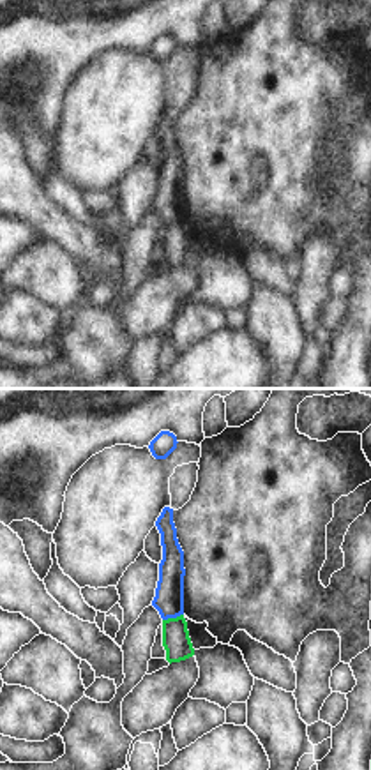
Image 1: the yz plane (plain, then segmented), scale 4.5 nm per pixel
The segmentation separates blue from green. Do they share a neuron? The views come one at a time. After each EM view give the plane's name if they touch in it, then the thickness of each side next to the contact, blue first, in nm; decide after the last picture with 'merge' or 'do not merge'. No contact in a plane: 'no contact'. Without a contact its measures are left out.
contact in yz; calibres 140 and 130 nm

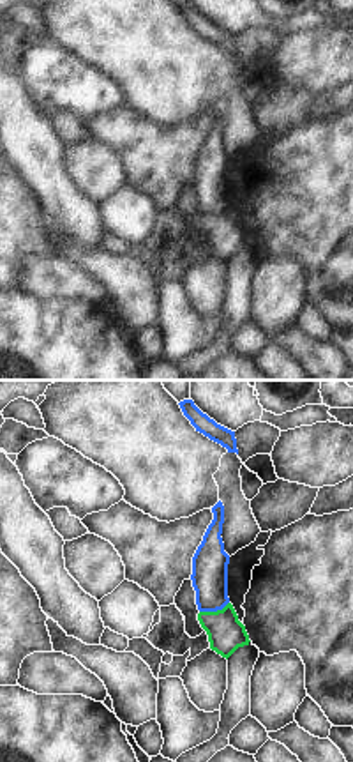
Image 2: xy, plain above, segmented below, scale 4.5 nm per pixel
contact in xy; calibres 160 and 170 nm

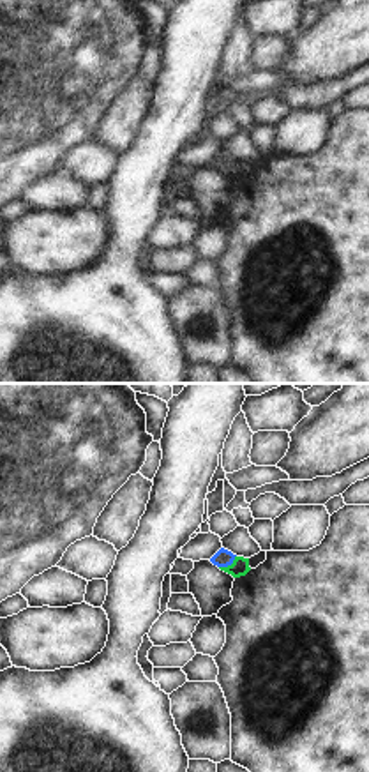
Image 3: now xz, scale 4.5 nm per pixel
contact in xz; calibres 80 and 80 nm

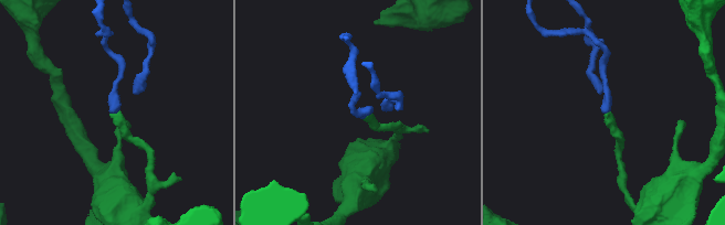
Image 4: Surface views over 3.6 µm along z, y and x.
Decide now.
do not merge

